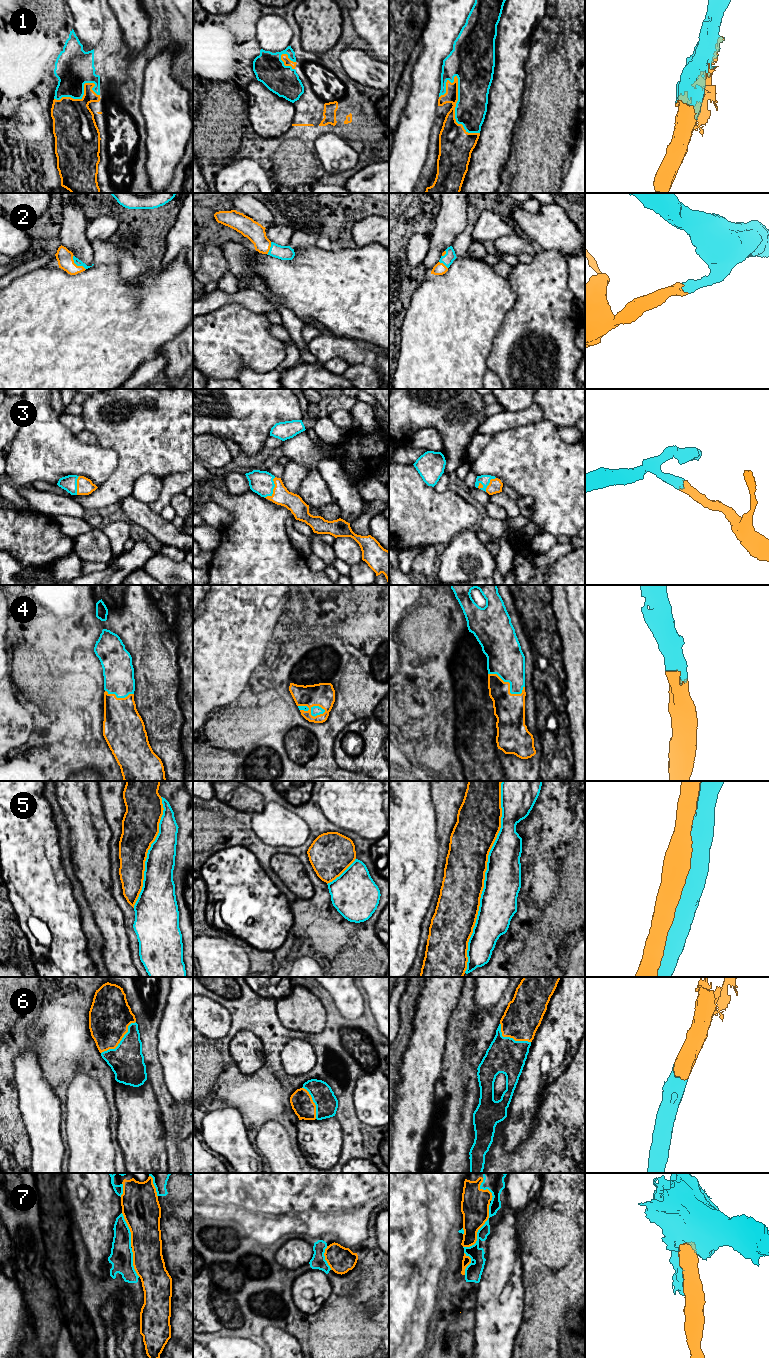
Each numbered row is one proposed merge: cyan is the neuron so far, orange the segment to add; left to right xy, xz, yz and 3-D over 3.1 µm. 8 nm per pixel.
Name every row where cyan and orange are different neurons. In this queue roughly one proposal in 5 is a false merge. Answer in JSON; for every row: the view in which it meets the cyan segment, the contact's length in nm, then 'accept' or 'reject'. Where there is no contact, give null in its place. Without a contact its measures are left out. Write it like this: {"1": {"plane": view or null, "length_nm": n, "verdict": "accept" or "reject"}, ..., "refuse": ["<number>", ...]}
{"1": {"plane": "yz", "length_nm": 500, "verdict": "accept"}, "2": {"plane": "xy", "length_nm": 160, "verdict": "accept"}, "3": {"plane": "xz", "length_nm": 190, "verdict": "accept"}, "4": {"plane": "xz", "length_nm": 220, "verdict": "accept"}, "5": {"plane": "yz", "length_nm": 1550, "verdict": "reject"}, "6": {"plane": "xy", "length_nm": 380, "verdict": "accept"}, "7": {"plane": "yz", "length_nm": 420, "verdict": "accept"}, "refuse": ["5"]}

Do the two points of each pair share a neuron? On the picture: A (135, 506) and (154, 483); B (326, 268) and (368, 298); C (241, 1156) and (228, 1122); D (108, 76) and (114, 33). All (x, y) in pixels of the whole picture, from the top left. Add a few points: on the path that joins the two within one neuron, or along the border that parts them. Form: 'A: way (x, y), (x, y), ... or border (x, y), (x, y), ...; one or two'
A: border (130, 495), (148, 505); two
B: way (336, 278), (342, 279), (355, 292), (358, 292); one
C: way (236, 1148), (228, 1136), (228, 1130); one
D: way (110, 65), (111, 44); one

